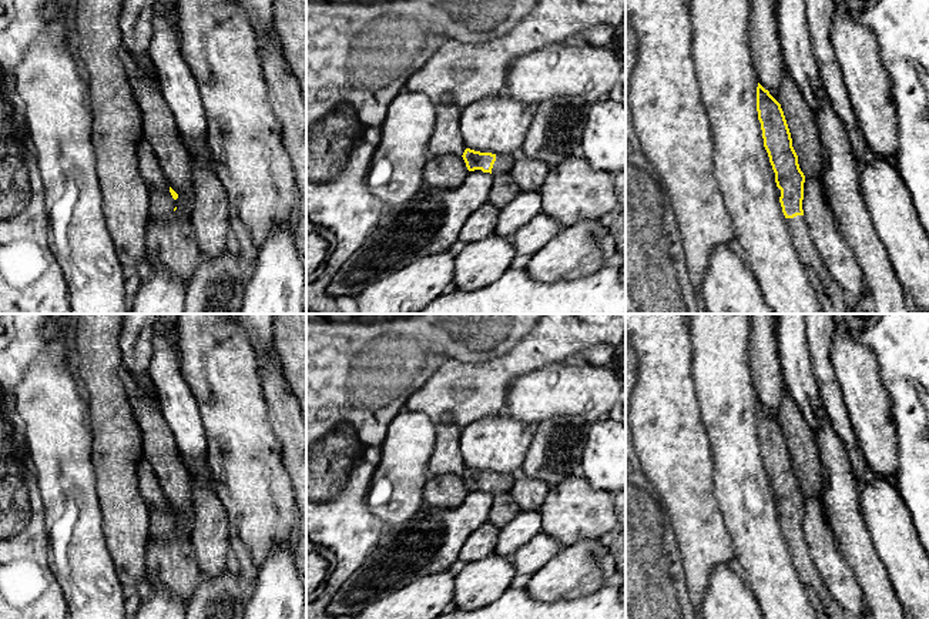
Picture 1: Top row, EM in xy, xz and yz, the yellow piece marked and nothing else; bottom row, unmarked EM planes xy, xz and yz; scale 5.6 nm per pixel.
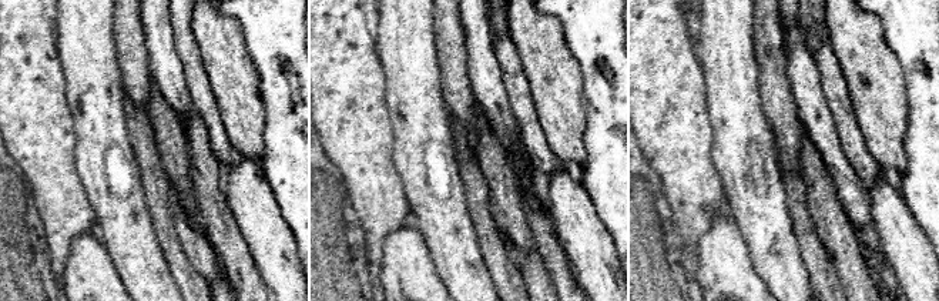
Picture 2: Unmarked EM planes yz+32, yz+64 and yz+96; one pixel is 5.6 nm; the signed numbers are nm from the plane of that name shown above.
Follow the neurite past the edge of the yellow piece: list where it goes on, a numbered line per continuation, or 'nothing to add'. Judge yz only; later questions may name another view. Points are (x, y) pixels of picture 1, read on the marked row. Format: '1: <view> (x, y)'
1: yz (834, 300)

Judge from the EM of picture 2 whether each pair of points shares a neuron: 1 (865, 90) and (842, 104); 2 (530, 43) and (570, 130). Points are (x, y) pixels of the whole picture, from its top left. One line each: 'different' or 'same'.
1: different
2: same

